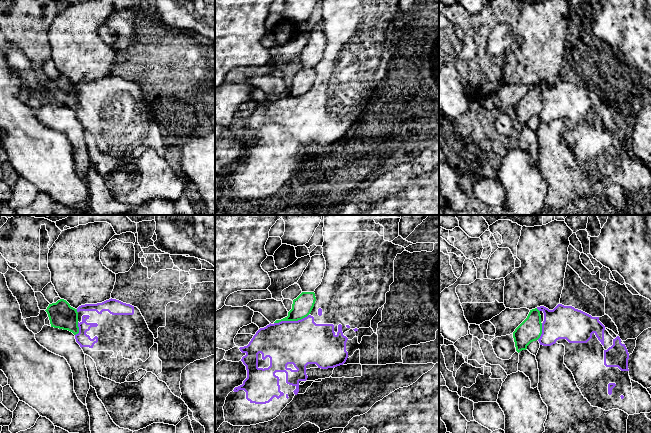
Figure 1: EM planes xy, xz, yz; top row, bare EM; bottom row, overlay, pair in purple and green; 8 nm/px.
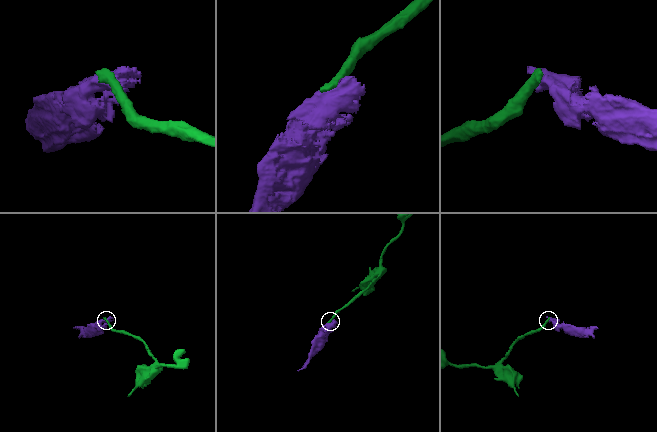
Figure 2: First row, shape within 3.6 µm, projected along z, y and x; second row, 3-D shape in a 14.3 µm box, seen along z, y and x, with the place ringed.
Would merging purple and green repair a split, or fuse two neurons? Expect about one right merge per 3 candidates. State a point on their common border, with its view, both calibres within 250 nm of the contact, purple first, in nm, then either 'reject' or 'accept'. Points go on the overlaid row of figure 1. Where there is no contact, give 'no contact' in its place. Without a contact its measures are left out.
xz (291, 321) | 360/160 nm | reject

